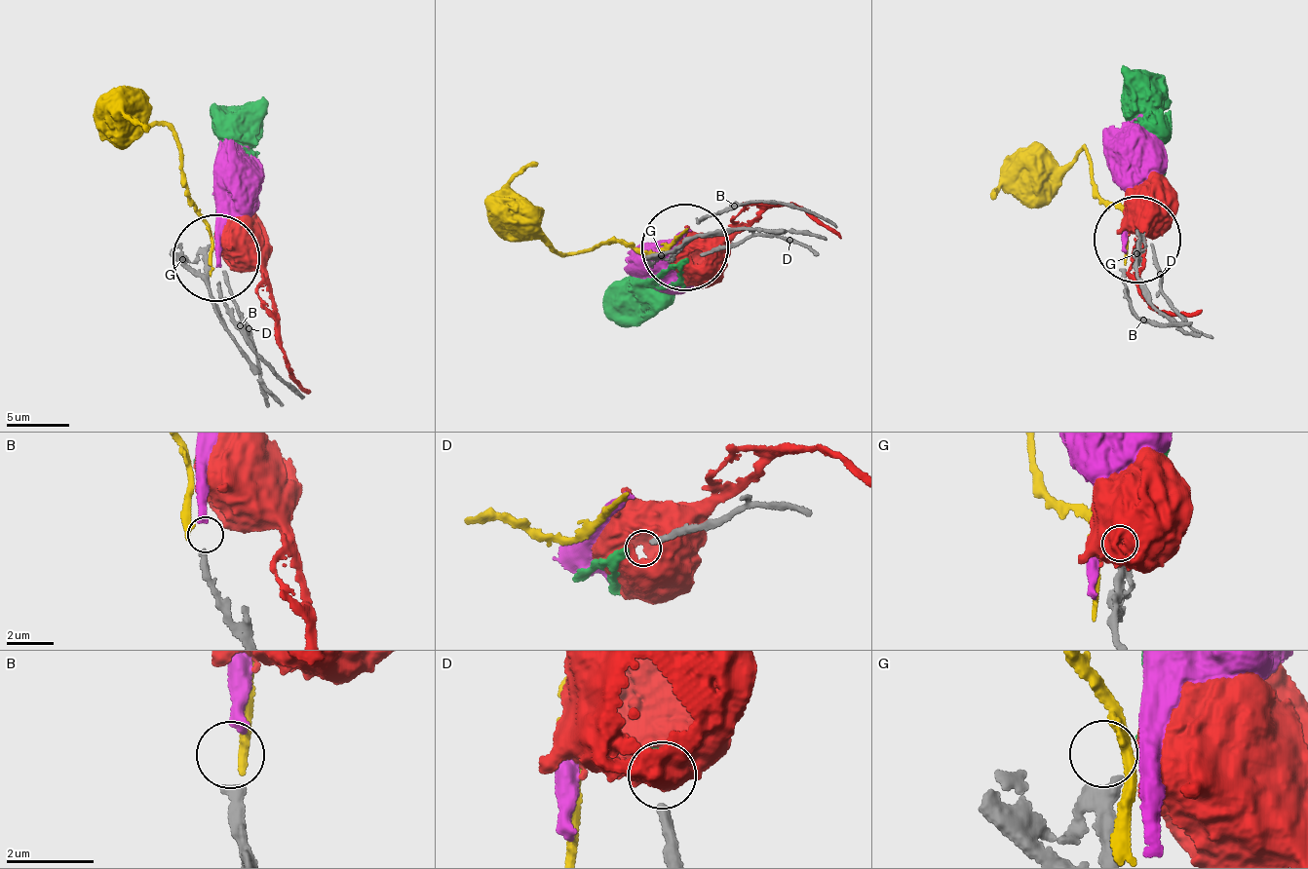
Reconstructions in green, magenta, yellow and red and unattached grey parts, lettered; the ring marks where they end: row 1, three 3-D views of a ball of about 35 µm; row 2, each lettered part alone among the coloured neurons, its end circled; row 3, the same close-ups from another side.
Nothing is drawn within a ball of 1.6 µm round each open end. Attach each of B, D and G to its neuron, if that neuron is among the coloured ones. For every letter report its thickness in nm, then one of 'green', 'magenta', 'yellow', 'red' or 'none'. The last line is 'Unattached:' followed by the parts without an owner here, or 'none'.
B: calibre 320 nm; magenta
D: calibre 280 nm; green
G: calibre 240 nm; none
Unattached: G

